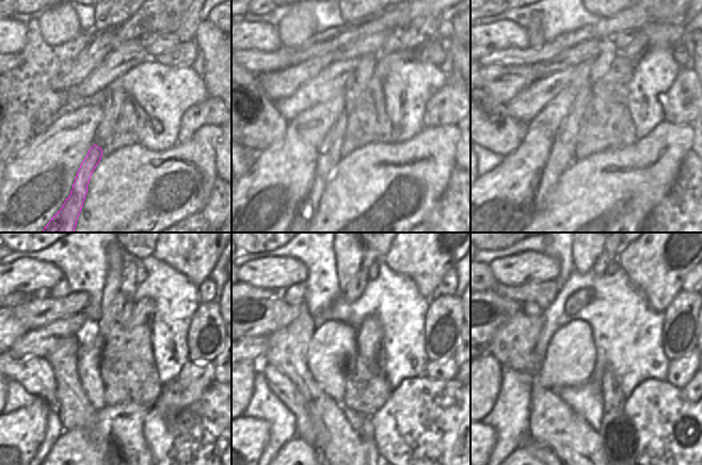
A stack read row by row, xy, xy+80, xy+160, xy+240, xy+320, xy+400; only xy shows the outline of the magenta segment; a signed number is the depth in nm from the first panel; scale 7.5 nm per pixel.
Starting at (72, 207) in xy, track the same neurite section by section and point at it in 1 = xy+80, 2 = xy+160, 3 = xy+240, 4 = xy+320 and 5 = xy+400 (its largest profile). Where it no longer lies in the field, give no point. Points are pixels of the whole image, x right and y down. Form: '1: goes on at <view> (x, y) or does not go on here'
1: goes on at xy+80 (330, 153)
2: goes on at xy+160 (562, 151)
3: goes on at xy+240 (108, 314)
4: goes on at xy+320 (353, 291)
5: goes on at xy+400 (604, 259)

